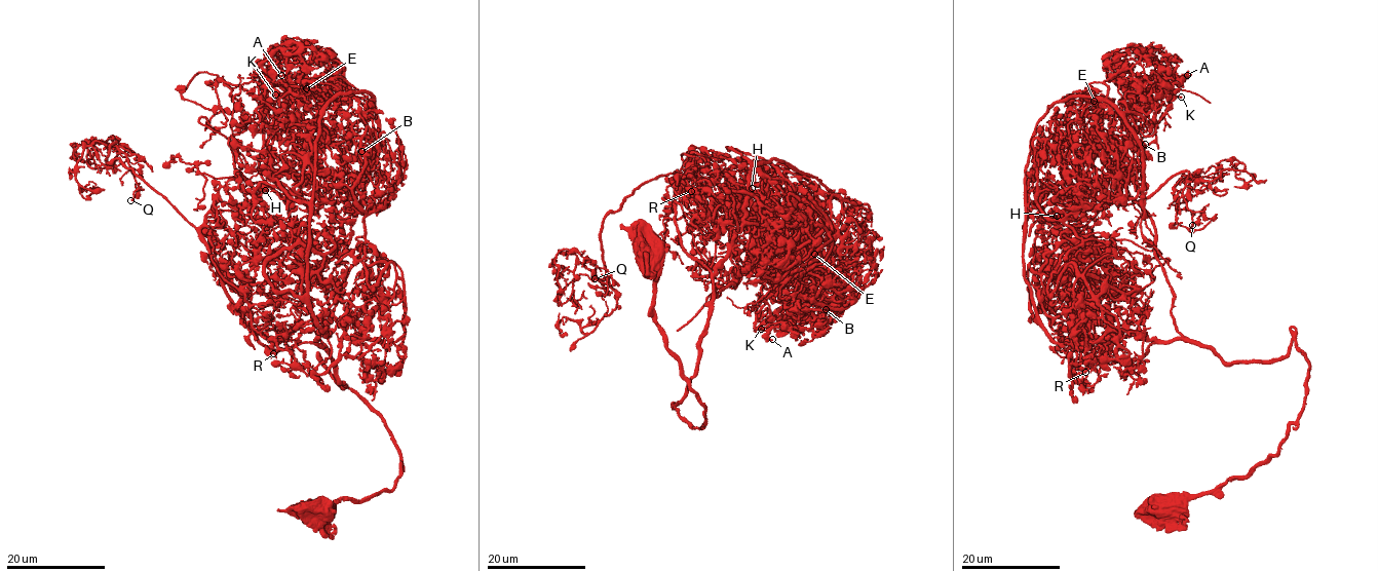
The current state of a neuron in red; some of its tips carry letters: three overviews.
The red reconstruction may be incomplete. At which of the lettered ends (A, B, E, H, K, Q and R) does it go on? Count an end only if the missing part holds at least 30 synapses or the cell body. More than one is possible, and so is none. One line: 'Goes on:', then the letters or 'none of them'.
Goes on: Q

